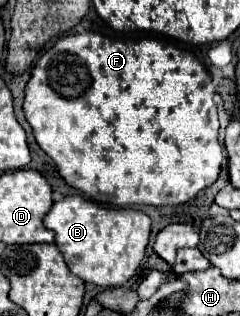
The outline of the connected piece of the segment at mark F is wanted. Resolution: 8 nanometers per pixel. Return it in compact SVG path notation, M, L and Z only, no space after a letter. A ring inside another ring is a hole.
M73 33L59 39L33 67L31 79L25 87L25 103L23 111L33 127L33 135L39 147L53 159L59 169L59 175L65 179L67 185L81 191L95 203L111 205L111 207L127 207L127 205L183 205L197 195L197 191L213 185L219 177L221 161L223 161L223 147L219 143L219 119L217 107L213 103L213 83L207 69L197 61L197 57L189 51L181 51L171 43L163 43L157 39L139 39L139 41L121 41L109 39L99 33Z

